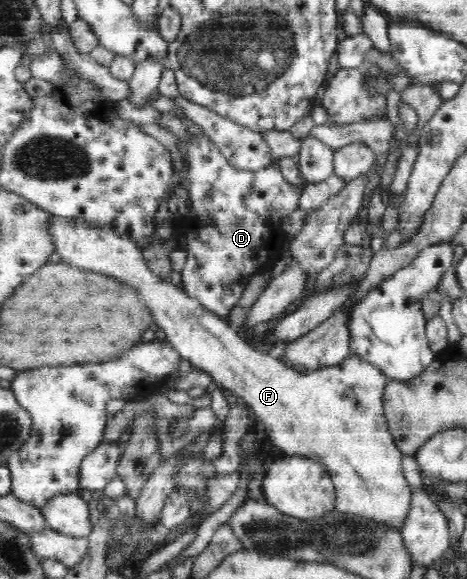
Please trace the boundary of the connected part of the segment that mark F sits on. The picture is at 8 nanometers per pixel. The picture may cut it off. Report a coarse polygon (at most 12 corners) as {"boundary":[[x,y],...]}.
{"boundary":[[51,215],[63,263],[135,286],[182,360],[289,456],[335,509],[401,530],[404,455],[379,367],[298,373],[261,353],[136,242]]}

